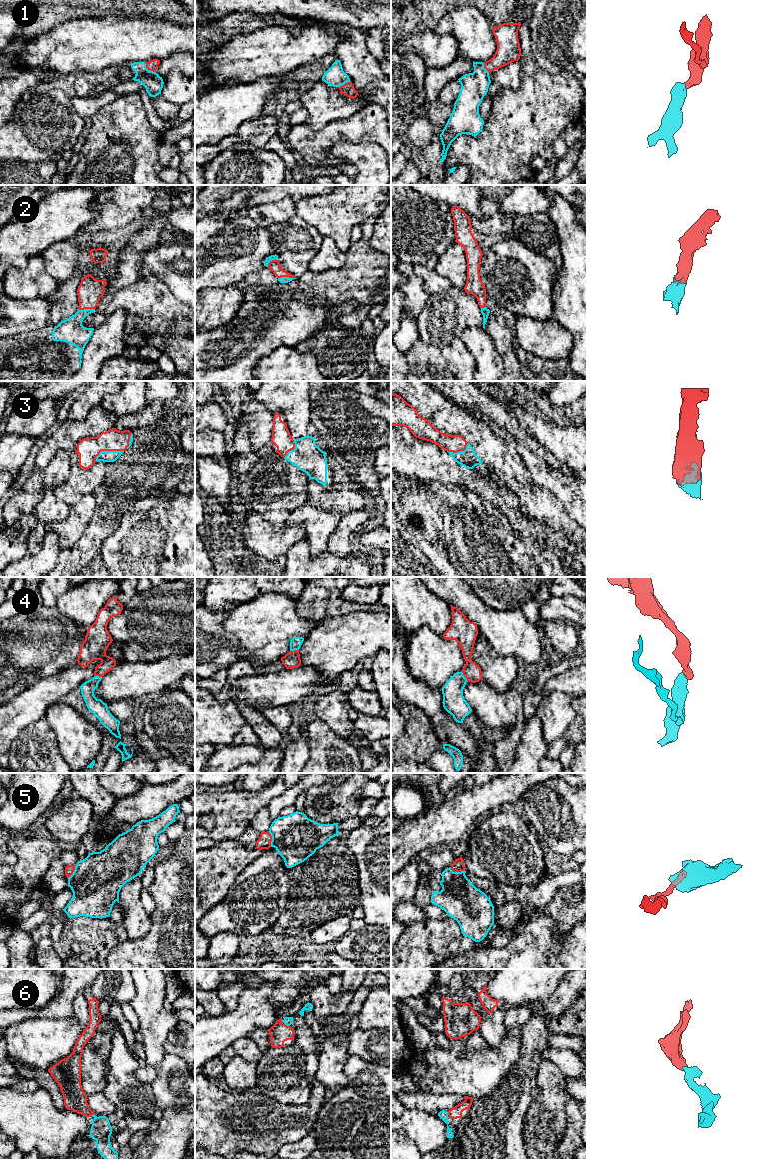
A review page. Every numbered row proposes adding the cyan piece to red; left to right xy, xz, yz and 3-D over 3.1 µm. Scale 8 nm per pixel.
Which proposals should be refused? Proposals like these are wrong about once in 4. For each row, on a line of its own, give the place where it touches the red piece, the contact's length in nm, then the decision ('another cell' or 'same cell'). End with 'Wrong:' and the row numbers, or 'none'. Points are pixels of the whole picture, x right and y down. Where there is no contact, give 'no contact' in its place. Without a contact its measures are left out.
1: xy (149, 69) | 120 nm | same cell
2: xy (86, 308) | 140 nm | same cell
3: xy (107, 450) | 240 nm | same cell
4: yz (464, 675) | 100 nm | same cell
5: yz (457, 871) | 130 nm | another cell
6: xz (286, 1025) | 50 nm | same cell
Wrong: 5

